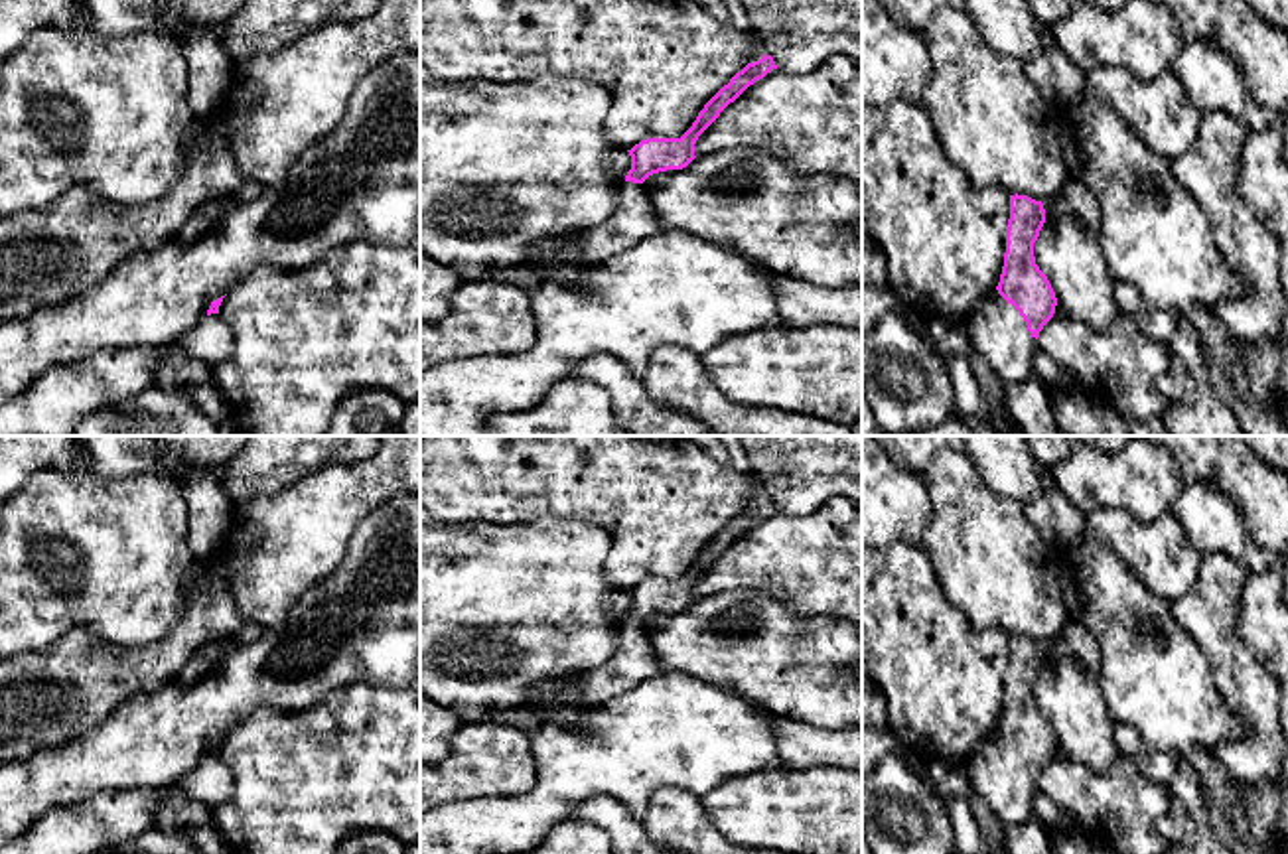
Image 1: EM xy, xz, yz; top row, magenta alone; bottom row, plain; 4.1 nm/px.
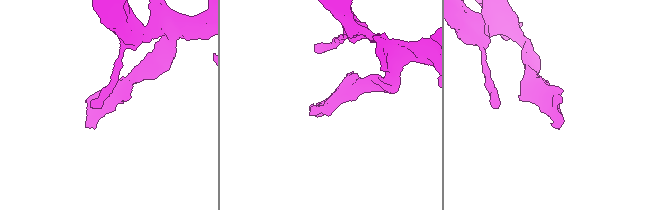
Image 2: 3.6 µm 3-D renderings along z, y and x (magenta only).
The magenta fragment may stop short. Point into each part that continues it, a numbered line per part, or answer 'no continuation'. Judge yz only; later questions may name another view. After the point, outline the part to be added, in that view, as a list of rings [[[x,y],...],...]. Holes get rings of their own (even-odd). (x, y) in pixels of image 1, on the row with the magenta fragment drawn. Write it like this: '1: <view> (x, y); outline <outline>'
1: yz (1075, 200); outline [[[1069,178],[1061,193],[1043,203],[1049,217],[1075,217],[1087,231],[1099,233],[1101,221],[1093,193],[1075,178]]]
2: yz (999, 334); outline [[[998,290],[982,298],[966,321],[970,345],[1004,383],[1024,383],[1034,377],[1032,355],[1038,339],[1028,331],[1020,312]]]

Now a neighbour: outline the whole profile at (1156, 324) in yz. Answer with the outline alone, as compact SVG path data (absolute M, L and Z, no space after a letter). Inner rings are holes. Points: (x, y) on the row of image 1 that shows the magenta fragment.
M1116 280L1112 294L1118 302L1118 310L1134 320L1134 323L1148 337L1168 343L1178 327L1178 318L1172 312L1150 310L1140 294L1140 290L1124 280Z

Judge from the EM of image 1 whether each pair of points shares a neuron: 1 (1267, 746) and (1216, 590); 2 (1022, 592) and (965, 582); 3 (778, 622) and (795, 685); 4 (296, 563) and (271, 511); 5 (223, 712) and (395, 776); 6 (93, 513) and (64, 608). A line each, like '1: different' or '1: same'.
1: same
2: same
3: same
4: same
5: different
6: same

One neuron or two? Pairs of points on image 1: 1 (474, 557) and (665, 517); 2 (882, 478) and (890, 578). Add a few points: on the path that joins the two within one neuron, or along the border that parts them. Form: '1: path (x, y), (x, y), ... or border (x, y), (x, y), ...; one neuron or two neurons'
1: border (557, 517), (594, 521), (610, 537), (606, 574); two neurons
2: border (920, 541), (892, 541), (882, 549); two neurons

